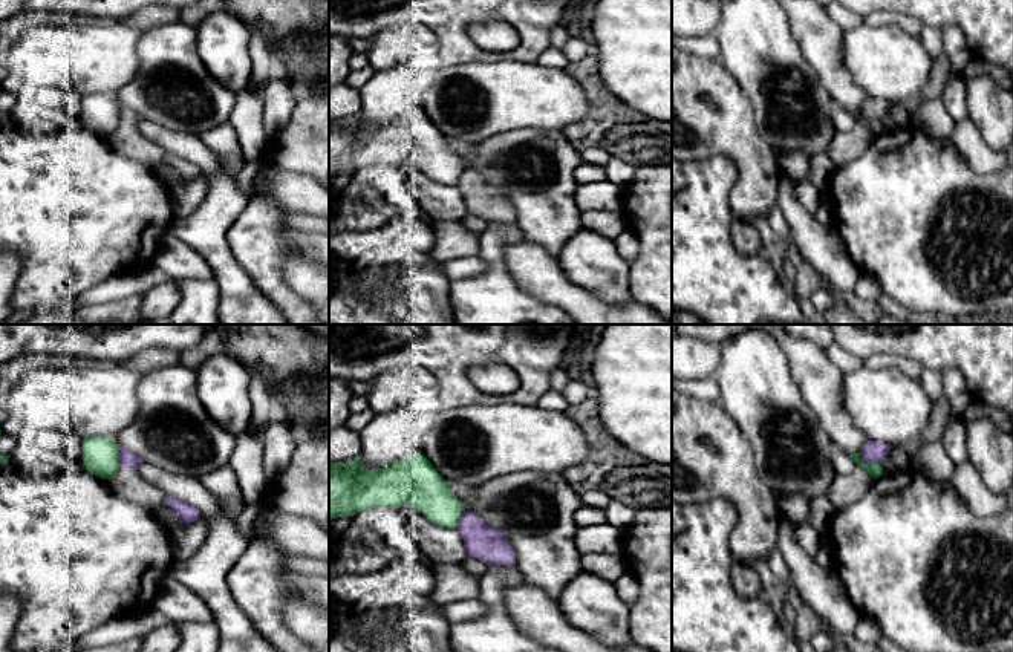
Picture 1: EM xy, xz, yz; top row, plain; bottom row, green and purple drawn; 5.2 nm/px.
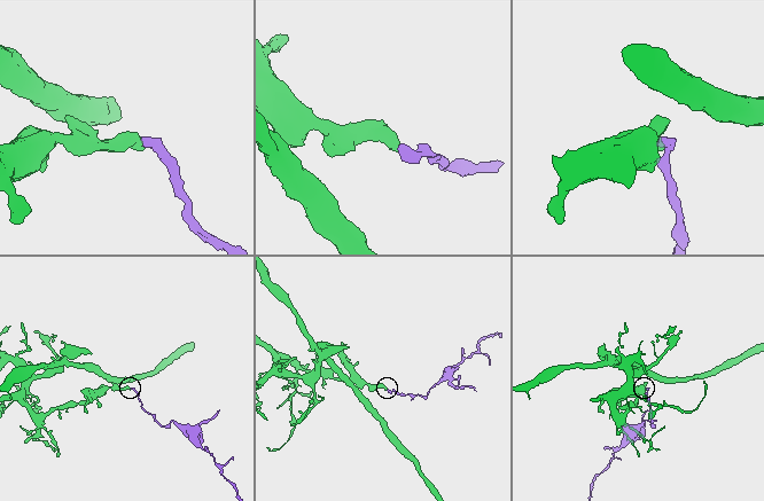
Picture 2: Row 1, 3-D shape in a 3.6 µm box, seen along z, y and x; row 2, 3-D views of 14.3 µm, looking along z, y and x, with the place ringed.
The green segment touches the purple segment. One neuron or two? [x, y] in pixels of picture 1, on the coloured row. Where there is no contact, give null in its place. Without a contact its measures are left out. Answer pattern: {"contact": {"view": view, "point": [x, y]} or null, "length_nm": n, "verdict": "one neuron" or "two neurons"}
{"contact": {"view": "yz", "point": [869, 464]}, "length_nm": 130, "verdict": "two neurons"}

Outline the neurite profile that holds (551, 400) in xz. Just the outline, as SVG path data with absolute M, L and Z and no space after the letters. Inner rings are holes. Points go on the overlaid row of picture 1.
M548 389L537 401L537 407L543 410L563 412L568 407L568 401L565 399L562 392Z

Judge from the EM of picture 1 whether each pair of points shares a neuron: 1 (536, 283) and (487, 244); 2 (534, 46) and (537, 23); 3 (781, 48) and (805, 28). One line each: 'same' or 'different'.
1: different
2: same
3: different

